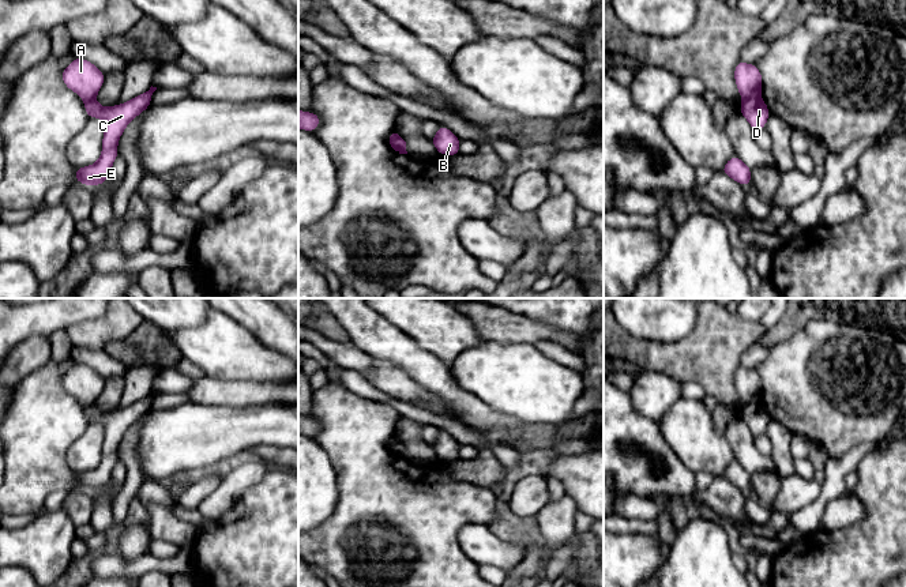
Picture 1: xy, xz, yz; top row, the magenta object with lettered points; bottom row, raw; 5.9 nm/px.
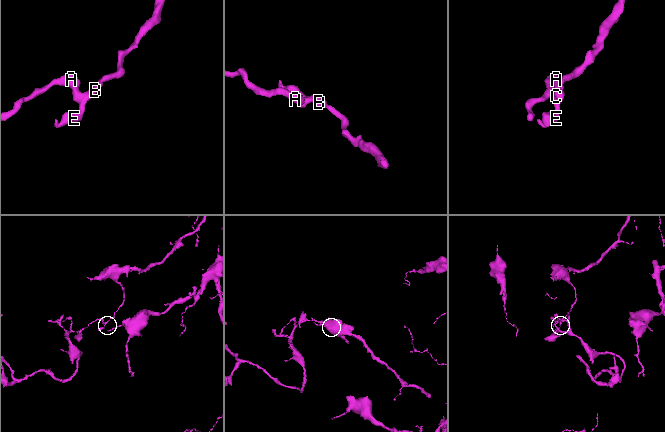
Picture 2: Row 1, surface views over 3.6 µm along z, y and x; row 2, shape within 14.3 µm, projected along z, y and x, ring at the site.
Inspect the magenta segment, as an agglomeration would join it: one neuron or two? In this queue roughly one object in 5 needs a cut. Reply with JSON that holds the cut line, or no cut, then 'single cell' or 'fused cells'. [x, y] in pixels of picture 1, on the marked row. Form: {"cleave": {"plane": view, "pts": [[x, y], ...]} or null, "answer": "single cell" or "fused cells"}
{"cleave": {"plane": "yz", "pts": [[759, 94], [744, 100]]}, "answer": "fused cells"}

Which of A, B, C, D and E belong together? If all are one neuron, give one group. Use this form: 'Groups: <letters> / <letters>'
Groups: A / B C D E

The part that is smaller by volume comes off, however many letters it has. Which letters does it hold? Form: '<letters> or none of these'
A

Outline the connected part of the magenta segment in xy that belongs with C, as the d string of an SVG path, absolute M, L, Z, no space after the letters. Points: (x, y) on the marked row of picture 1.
M157 87L116 106L101 106L94 98L84 101L89 120L101 117L104 120L102 153L99 159L90 166L75 168L76 183L97 187L108 181L114 159L119 157L117 143L125 127L151 104L151 95Z

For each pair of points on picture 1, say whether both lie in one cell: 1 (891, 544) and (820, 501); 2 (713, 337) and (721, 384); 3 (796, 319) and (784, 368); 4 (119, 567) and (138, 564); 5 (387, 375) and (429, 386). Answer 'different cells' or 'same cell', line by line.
1: different cells
2: same cell
3: different cells
4: same cell
5: same cell

